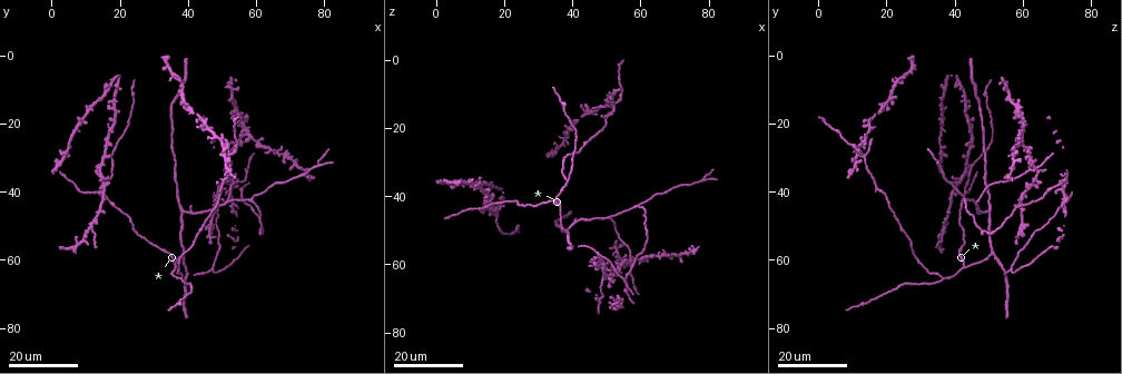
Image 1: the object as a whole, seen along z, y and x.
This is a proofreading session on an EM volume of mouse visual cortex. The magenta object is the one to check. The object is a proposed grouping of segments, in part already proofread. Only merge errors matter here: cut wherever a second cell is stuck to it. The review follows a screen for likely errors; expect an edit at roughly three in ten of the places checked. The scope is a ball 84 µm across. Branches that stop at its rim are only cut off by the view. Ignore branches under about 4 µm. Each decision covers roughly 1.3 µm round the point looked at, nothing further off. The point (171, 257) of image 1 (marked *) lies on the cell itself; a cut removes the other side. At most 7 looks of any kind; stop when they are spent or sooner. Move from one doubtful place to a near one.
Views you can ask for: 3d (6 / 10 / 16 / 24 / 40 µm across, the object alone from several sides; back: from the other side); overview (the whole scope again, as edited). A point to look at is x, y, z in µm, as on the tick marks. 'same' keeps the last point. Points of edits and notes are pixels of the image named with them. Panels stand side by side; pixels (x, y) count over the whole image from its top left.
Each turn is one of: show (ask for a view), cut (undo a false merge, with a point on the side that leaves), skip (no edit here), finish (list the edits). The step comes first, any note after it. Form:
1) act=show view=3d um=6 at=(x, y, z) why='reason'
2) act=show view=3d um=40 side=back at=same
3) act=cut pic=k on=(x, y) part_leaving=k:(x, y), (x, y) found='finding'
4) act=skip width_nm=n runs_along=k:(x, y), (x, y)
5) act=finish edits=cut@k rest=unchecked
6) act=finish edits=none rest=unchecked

act=show view=3d um=16 at=(46.5, 51.5, 58.0)

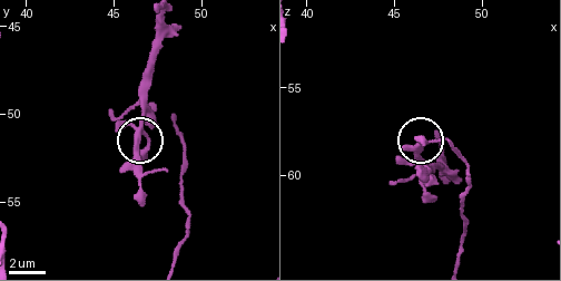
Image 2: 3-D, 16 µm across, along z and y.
act=show view=3d um=6 at=(46.4, 52.3, 58.6) why='closer look'

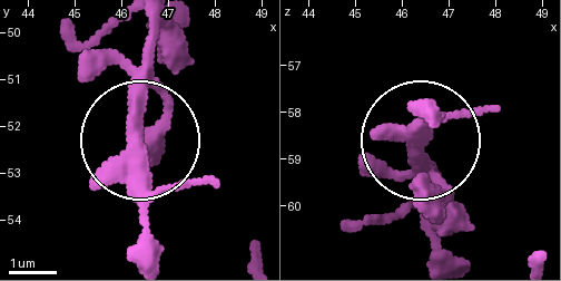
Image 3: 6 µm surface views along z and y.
act=skip found='all the same cell'

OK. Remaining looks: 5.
act=show view=3d um=24 at=(39.0, 58.0, 51.5) why='a fork'

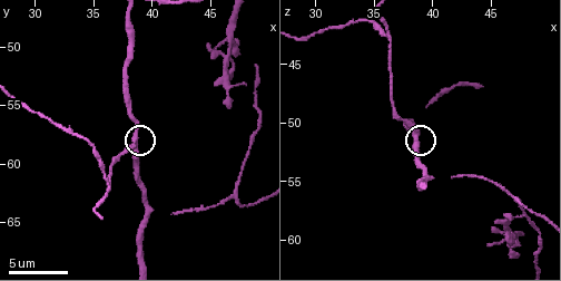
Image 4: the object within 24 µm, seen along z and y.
act=show view=3d um=10 at=(38.8, 57.8, 51.4)

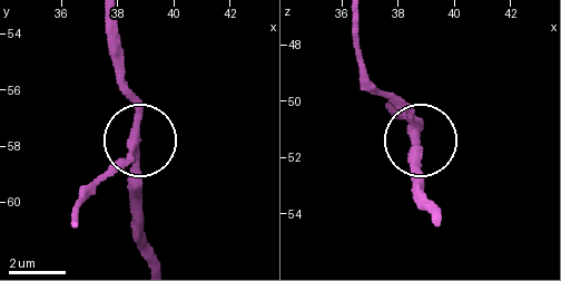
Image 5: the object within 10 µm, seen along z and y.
act=skip runs_along=5:(75, 225), (77, 204), (135, 146), (139, 196) found='one cell here'

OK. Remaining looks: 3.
act=show view=3d um=24 at=(45.0, 20.5, 15.0) why='four or more arms meet'

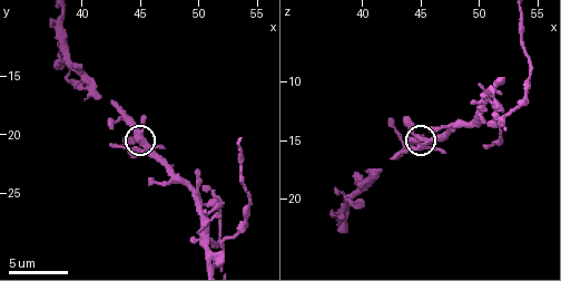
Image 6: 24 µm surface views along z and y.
act=show view=3d um=10 at=same

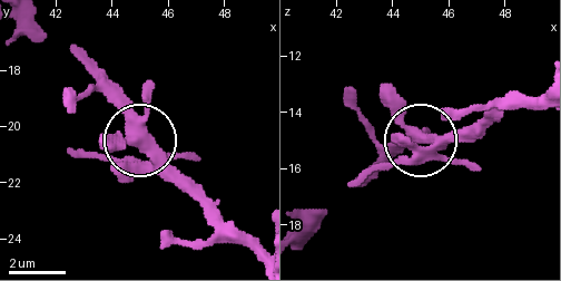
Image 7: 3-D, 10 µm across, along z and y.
act=cut pic=7 on=(189, 156) part_leaving=7:(149, 168), (68, 146) found='two cells meet here'

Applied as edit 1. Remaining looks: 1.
act=show view=3d um=10 at=(51.4, 29.4, 13.0) why='four or more arms meet'

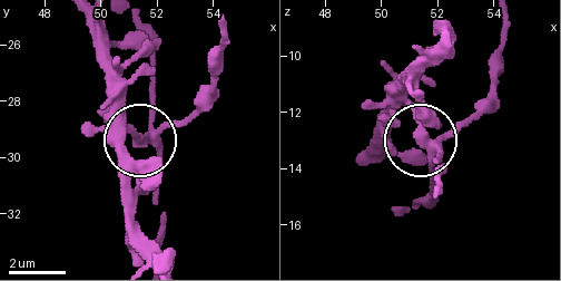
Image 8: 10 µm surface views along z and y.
act=skip side_arm_um=19 found='all the same cell'

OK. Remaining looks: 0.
act=finish edits=cut@7 rest=unchecked

